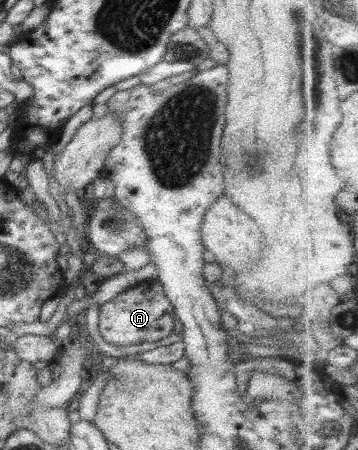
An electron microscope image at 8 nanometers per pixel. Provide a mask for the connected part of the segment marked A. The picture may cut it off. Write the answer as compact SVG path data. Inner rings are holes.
M143 280L131 286L99 307L97 329L103 341L115 346L129 346L142 342L157 342L177 330L174 309L165 298L159 281Z

